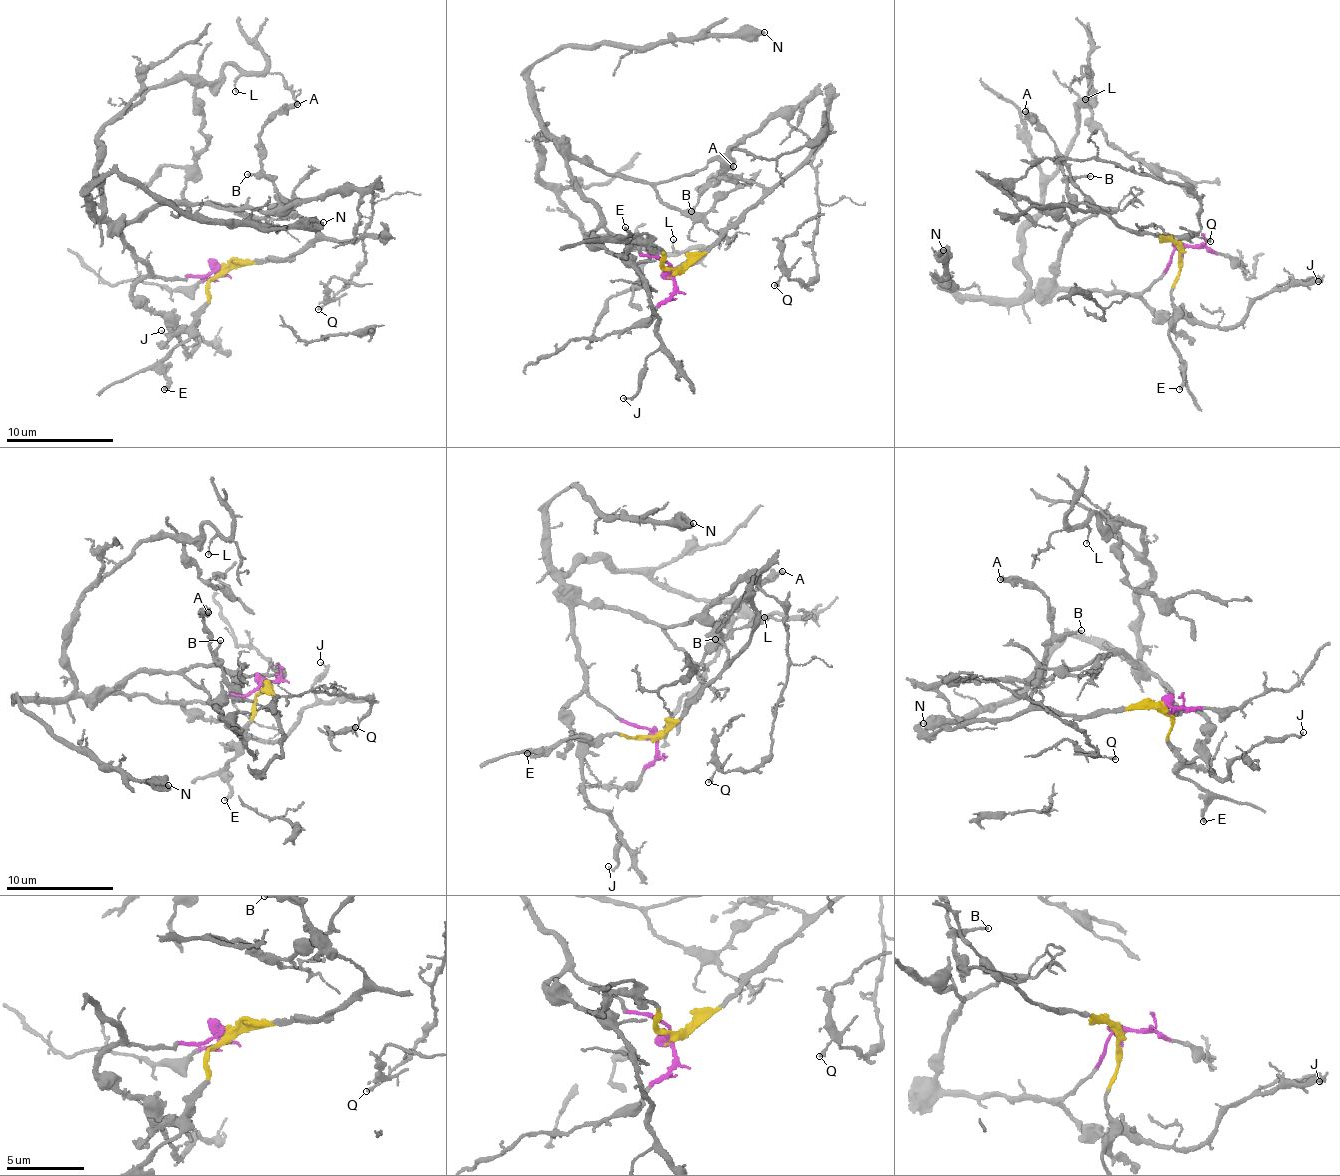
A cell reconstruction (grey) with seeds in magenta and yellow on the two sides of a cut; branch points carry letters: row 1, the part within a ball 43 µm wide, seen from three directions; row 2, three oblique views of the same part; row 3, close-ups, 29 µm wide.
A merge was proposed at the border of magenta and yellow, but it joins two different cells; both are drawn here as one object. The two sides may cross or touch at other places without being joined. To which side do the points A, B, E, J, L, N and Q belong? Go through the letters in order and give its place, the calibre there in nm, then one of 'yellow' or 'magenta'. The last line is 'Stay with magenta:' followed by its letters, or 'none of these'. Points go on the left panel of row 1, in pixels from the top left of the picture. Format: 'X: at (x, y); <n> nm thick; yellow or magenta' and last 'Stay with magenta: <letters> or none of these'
A: at (297, 104); 260 nm thick; yellow
B: at (247, 174); 140 nm thick; yellow
E: at (164, 389); 190 nm thick; yellow
J: at (161, 330); 140 nm thick; magenta
L: at (235, 91); 110 nm thick; magenta
N: at (323, 222); 440 nm thick; magenta
Q: at (318, 309); 180 nm thick; magenta
Stay with magenta: J, L, N, Q

